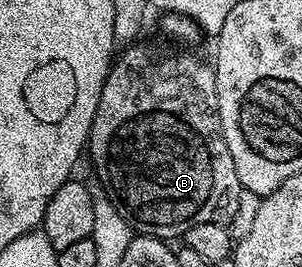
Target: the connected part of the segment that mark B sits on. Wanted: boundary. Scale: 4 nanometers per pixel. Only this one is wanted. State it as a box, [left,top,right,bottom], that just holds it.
[89,42,241,238]

